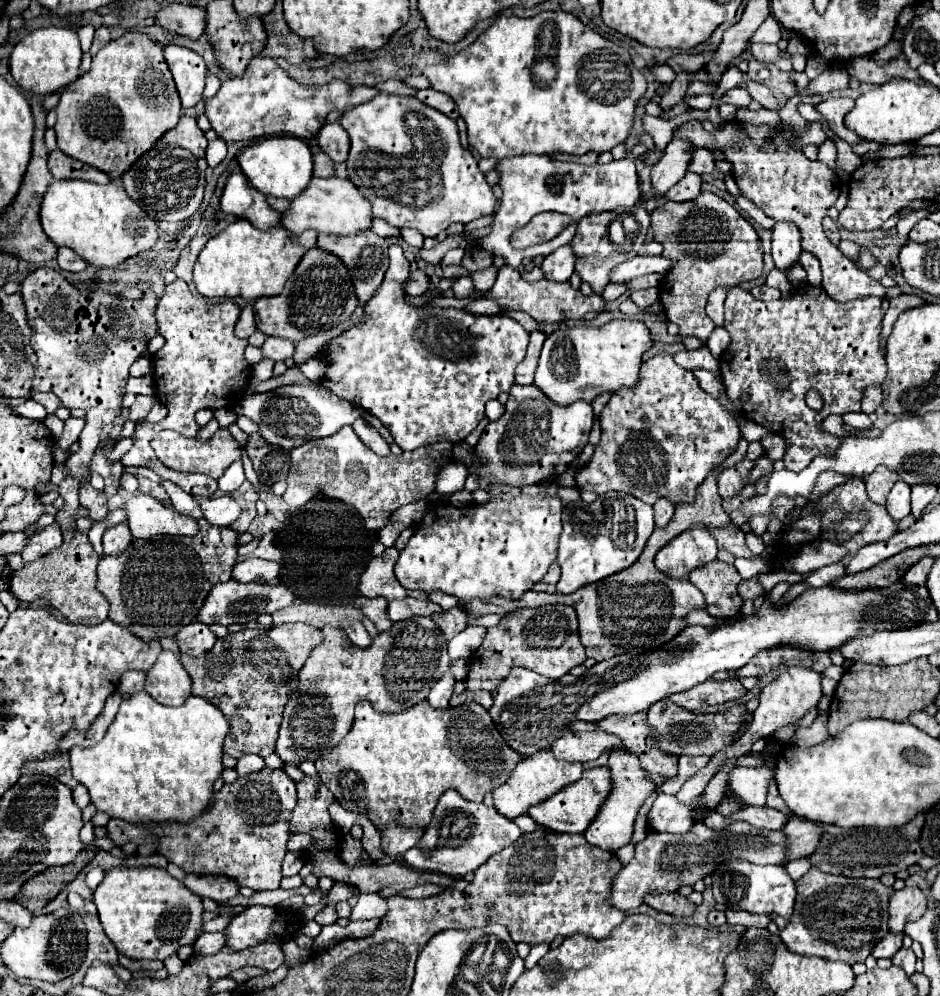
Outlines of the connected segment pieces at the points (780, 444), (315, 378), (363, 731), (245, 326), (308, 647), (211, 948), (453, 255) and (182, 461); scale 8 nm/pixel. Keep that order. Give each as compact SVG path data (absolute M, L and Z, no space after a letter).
M770 434L766 438L762 438L762 444L764 444L764 450L766 454L772 458L772 460L780 460L788 448L788 442L784 436L780 434Z
M314 356L314 358L310 358L308 362L304 362L304 364L300 366L300 370L302 370L302 374L304 374L310 382L320 382L320 380L324 378L326 364L324 364L322 358Z
M360 700L356 704L356 716L350 732L330 754L322 756L314 764L336 802L346 810L366 808L376 828L384 828L390 820L396 820L404 826L426 828L442 792L454 788L466 800L482 802L486 792L492 792L506 780L518 760L522 760L522 756L504 742L500 732L496 732L488 710L480 704L468 702L462 706L432 708L426 700L422 700L404 712L382 714L376 712L368 700Z
M248 304L248 306L242 308L242 312L240 312L240 318L238 318L238 322L236 322L234 334L236 334L238 338L248 338L254 330L256 330L254 310L252 310L252 304Z
M298 622L272 626L268 630L246 628L216 640L214 648L198 658L188 654L180 656L180 662L192 680L192 694L218 706L230 722L230 732L224 740L226 754L240 758L242 754L252 752L266 758L274 752L282 710L296 684L298 670L320 642L322 634L318 628Z
M224 932L202 934L202 936L194 942L194 954L198 954L198 956L216 954L222 946L226 946L226 934L224 934Z
M454 248L448 251L440 262L441 266L458 265L465 255L465 249Z
M220 428L216 434L212 434L212 438L208 440L200 440L200 436L188 438L188 436L180 436L178 432L172 430L164 430L160 432L154 440L152 440L152 448L158 456L158 460L174 470L182 470L182 472L202 472L208 474L212 478L218 478L228 464L242 460L242 446L230 436L230 432L226 428Z

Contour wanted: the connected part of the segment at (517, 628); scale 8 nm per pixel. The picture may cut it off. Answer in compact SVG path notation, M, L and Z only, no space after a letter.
M542 606L522 608L508 612L498 626L488 628L482 646L470 658L470 672L466 678L466 690L494 690L496 684L510 672L512 666L530 668L546 678L558 680L568 674L570 668L586 660L586 650L580 644L578 616L572 606Z

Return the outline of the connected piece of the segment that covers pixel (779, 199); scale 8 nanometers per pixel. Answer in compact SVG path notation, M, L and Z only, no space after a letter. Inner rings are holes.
M688 120L674 128L674 138L690 142L692 148L720 150L726 160L732 164L732 176L740 188L740 194L752 200L766 216L774 220L794 222L801 232L801 247L804 252L814 254L822 264L822 288L836 302L848 302L864 296L886 298L886 288L860 272L850 258L846 258L836 244L832 244L822 228L822 218L828 208L836 204L840 192L836 192L838 176L822 162L812 162L804 156L800 146L820 146L826 140L824 128L820 122L810 122L794 138L784 136L784 128L768 124L744 124L744 122L724 122L720 128L708 132L700 120Z

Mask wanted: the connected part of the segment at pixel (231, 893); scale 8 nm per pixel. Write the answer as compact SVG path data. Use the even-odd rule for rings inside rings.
M188 874L184 878L184 884L198 896L208 896L216 902L226 902L234 898L240 890L236 880L228 880L228 876L196 876Z

